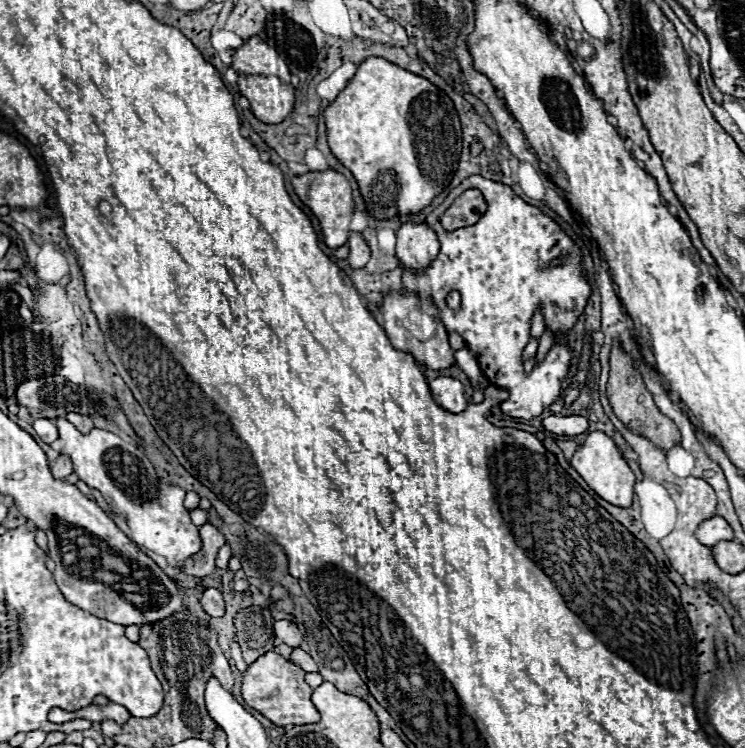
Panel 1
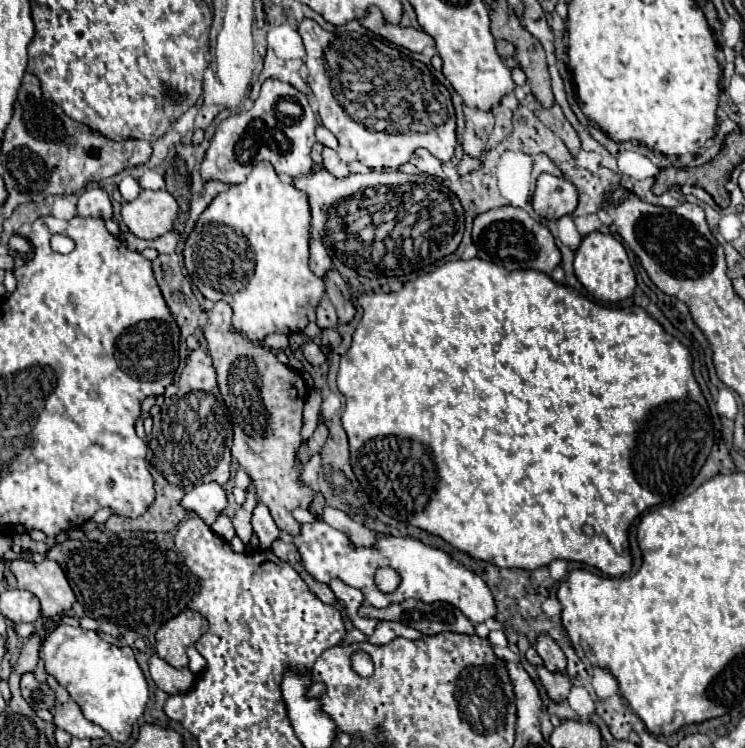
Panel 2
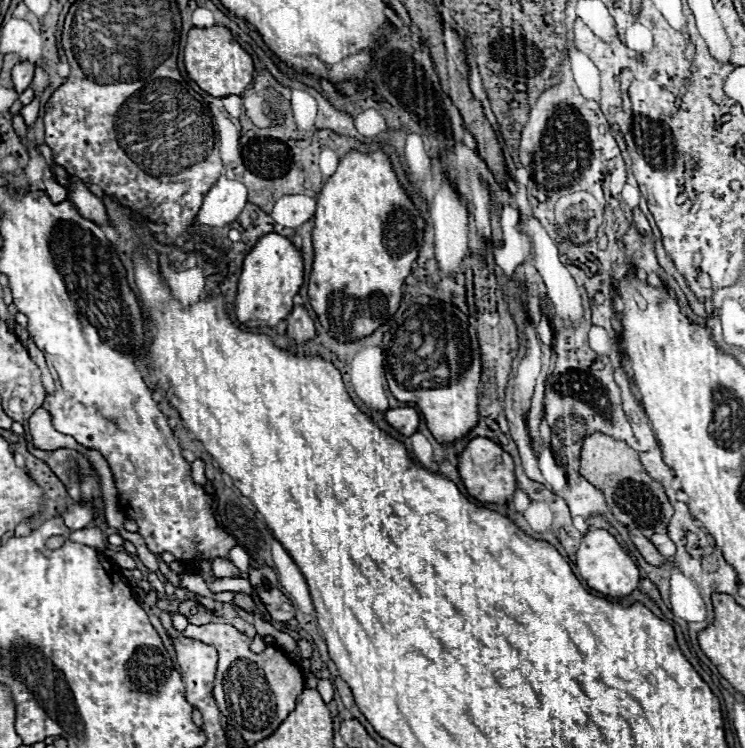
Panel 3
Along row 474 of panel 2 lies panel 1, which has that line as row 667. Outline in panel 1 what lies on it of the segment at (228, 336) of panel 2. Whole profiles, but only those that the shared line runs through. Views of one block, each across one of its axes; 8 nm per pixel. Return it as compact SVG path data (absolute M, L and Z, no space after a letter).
M266 652L256 662L252 662L244 674L242 682L242 696L248 706L258 710L276 726L298 726L298 724L314 724L320 720L318 710L314 708L310 696L312 688L304 680L306 672L292 664L290 660L282 658L276 652Z

